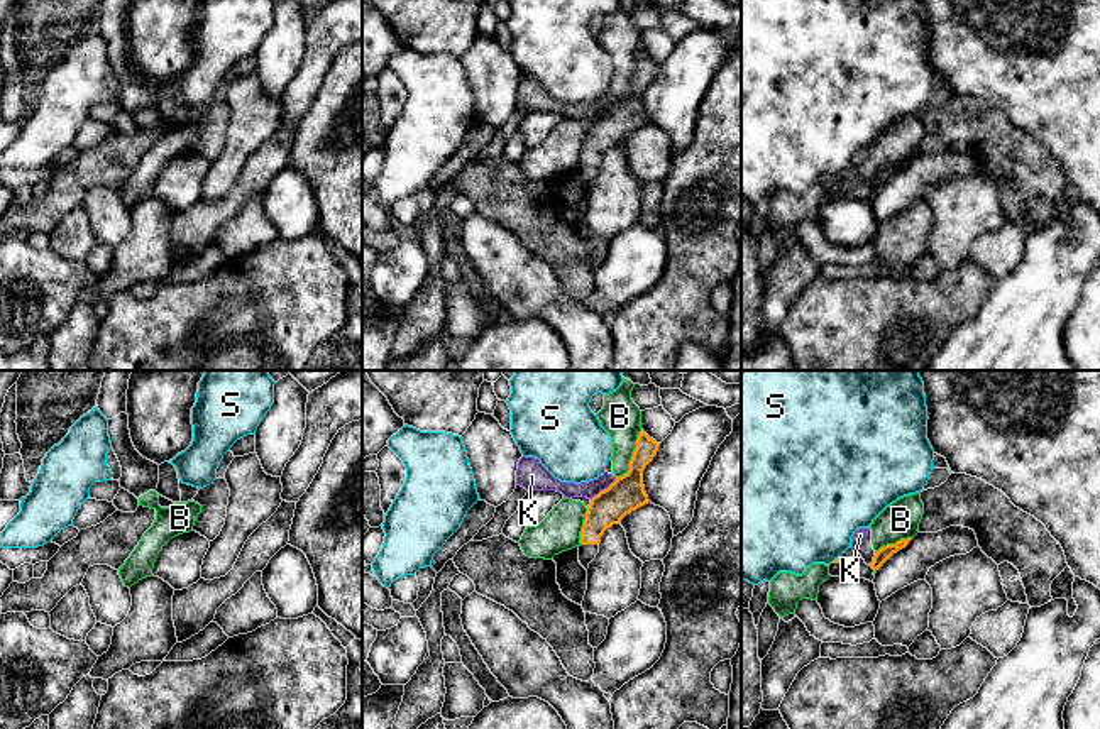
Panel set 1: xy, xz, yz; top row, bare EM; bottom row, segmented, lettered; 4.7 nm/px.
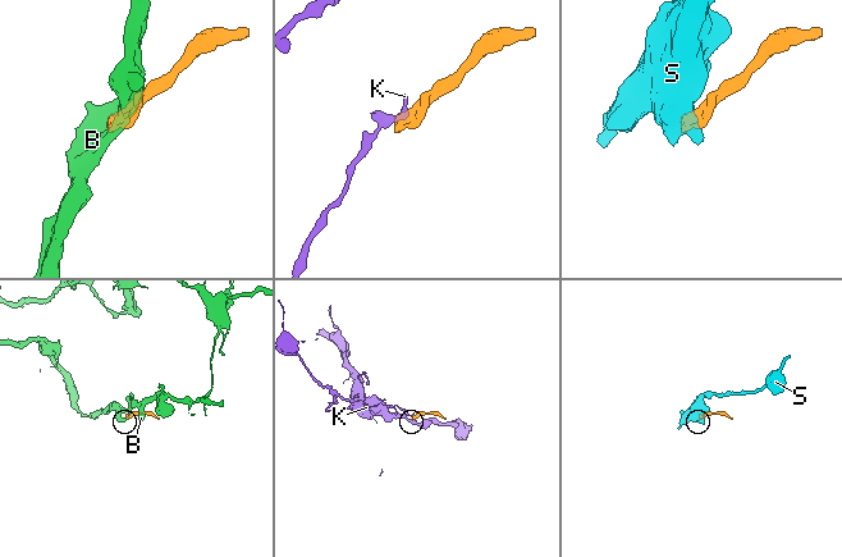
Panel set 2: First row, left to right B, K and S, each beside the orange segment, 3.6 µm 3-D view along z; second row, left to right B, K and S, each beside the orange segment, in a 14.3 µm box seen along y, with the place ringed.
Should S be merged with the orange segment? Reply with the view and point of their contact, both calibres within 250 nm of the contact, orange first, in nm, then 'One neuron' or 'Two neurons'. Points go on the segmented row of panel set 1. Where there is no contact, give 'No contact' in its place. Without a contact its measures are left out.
Touches orange at yz (836, 559). Thickness 30 nm (orange) against 460 nm. Two neurons

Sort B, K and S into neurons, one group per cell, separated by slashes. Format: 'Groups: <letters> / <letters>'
Groups: B / K / S

